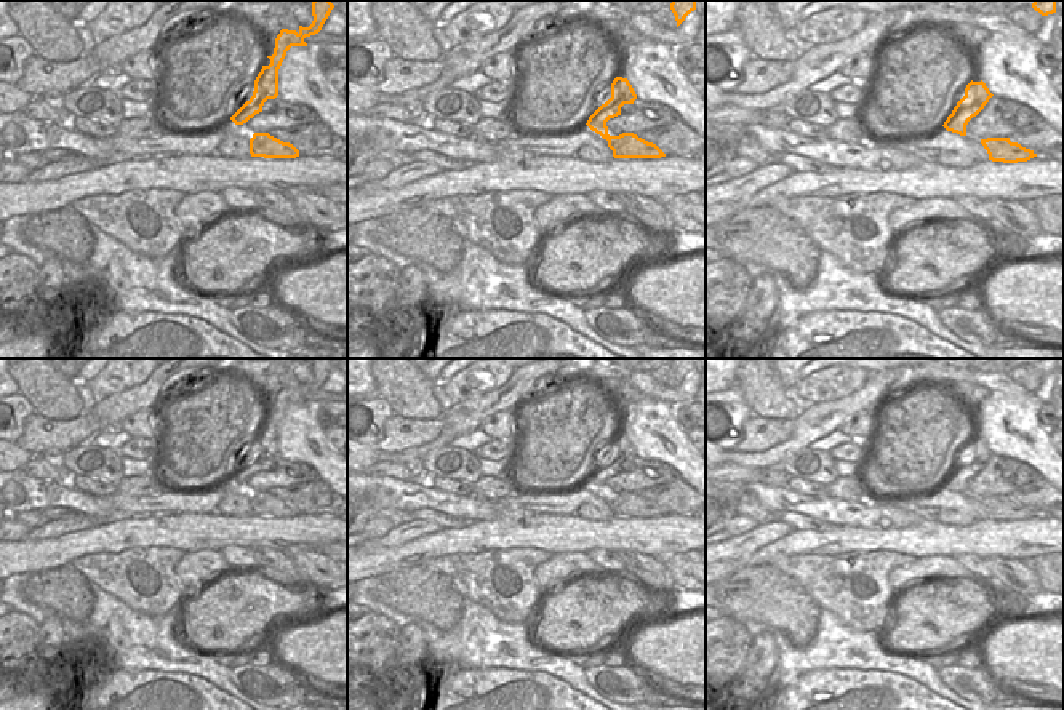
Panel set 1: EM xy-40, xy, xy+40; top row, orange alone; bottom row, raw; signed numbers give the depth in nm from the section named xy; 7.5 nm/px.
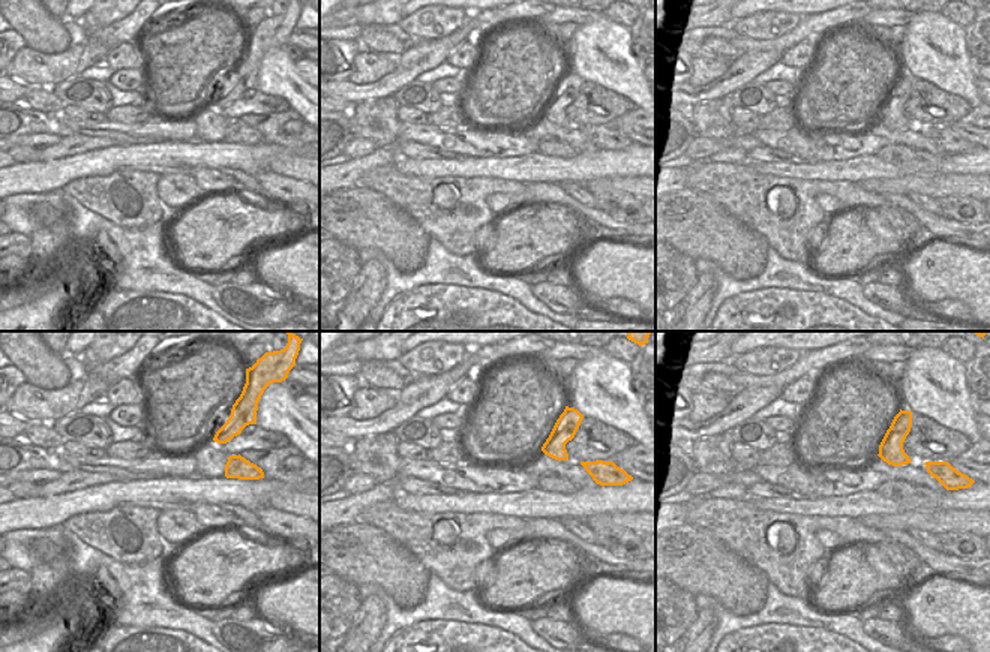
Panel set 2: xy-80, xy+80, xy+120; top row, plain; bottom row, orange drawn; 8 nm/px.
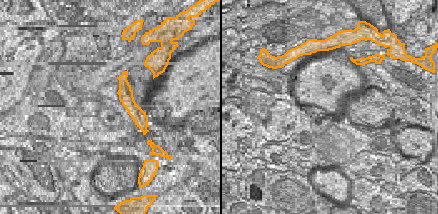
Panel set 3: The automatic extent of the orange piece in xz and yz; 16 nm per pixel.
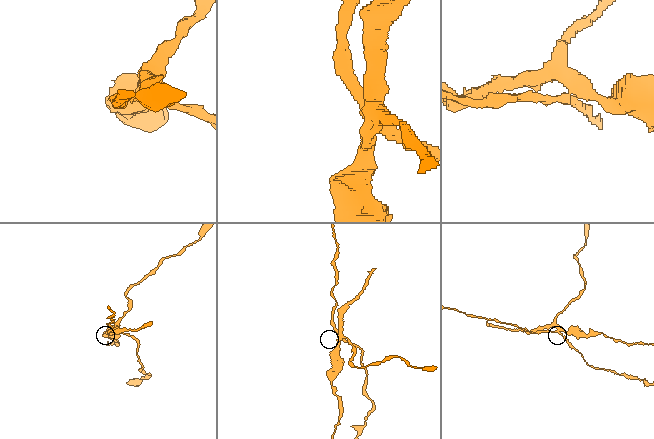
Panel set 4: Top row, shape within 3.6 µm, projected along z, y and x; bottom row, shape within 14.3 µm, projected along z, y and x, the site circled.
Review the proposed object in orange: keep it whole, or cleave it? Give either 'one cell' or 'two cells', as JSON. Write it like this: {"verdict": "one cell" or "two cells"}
{"verdict": "two cells"}

